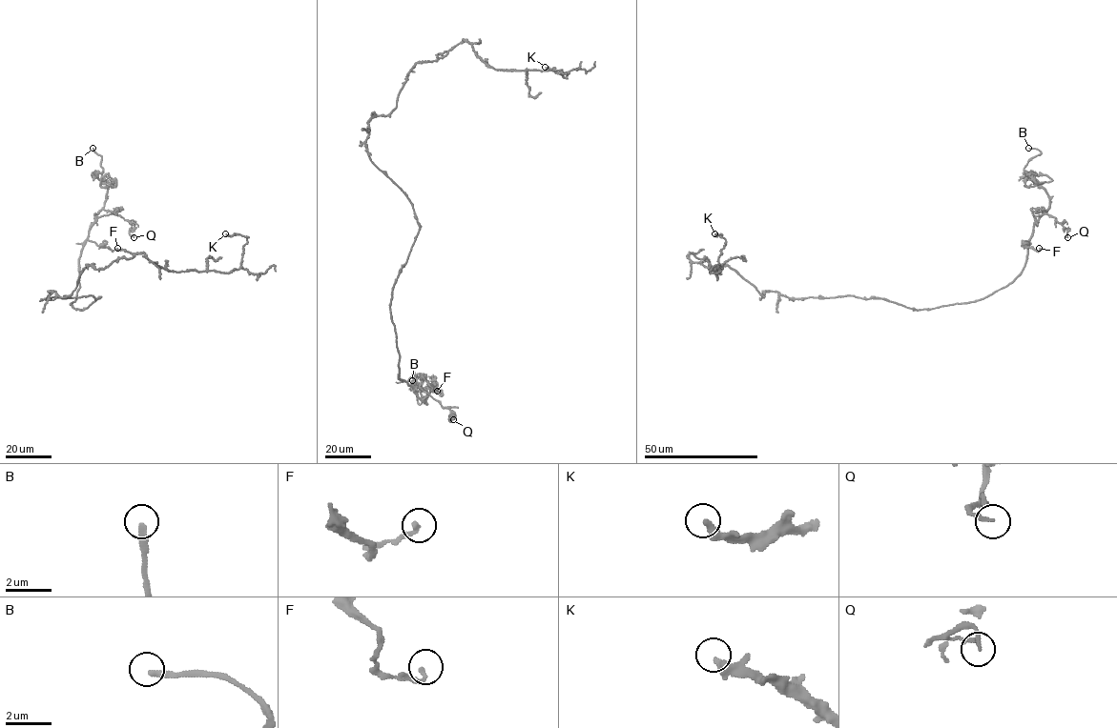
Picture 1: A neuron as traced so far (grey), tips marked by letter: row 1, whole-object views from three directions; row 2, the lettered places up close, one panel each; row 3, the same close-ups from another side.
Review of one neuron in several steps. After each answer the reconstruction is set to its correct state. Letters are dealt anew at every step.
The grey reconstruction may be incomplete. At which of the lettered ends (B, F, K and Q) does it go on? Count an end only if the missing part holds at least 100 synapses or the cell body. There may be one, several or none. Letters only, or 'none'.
B

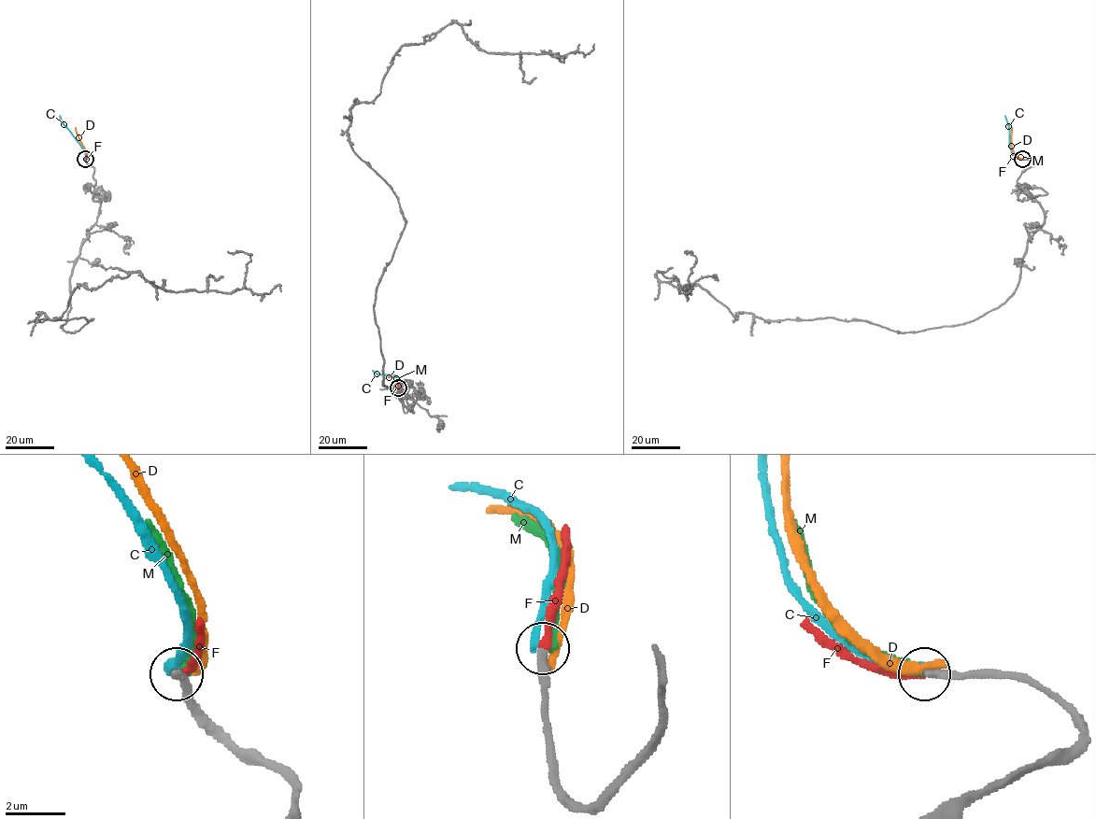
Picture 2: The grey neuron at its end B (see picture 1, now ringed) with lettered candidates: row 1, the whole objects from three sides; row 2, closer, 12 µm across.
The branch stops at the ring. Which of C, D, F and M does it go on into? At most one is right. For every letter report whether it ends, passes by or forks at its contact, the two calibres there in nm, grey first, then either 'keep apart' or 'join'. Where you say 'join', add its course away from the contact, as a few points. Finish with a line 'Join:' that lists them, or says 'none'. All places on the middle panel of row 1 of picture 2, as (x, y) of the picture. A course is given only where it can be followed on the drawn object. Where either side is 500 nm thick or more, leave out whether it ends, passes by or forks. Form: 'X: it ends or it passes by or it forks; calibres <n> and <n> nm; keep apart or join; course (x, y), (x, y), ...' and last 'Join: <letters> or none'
C: it ends; calibres 320 and 260 nm; keep apart
D: it ends; calibres 340 and 280 nm; keep apart
F: it ends; calibres 320 and 280 nm; join
M: it ends; calibres 300 and 320 nm; keep apart
Join: F

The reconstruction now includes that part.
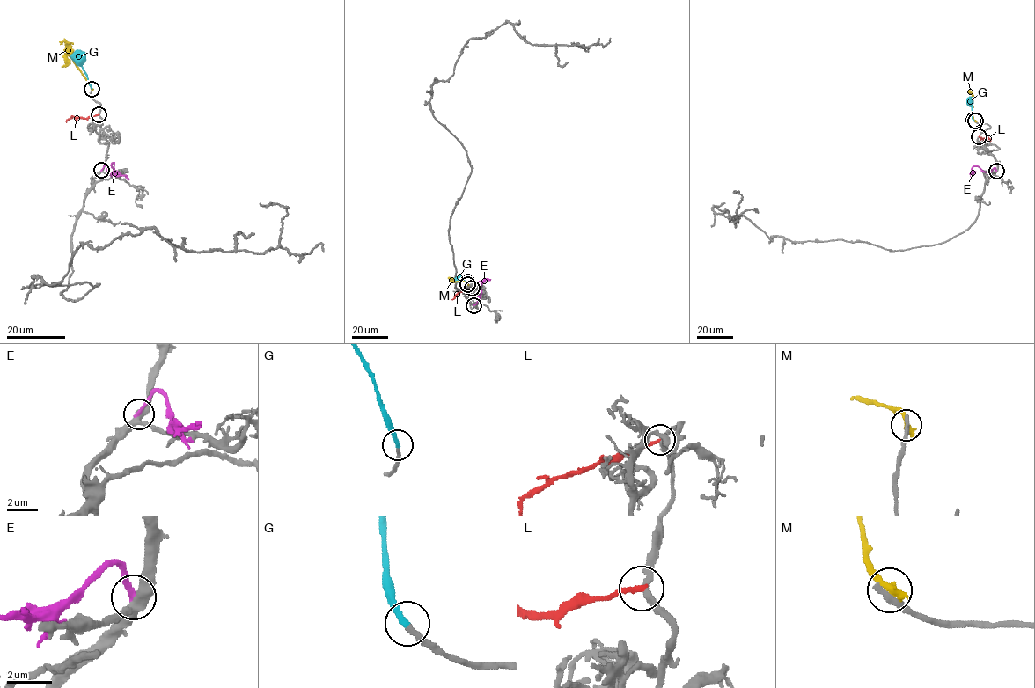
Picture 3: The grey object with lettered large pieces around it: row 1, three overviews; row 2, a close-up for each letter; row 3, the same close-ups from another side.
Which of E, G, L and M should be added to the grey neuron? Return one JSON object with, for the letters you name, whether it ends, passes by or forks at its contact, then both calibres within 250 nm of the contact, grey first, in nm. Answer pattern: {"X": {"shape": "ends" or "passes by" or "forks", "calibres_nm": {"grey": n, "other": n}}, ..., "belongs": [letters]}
{"G": {"shape": "ends", "calibres_nm": {"grey": 240, "other": 280}}, "belongs": ["G"]}

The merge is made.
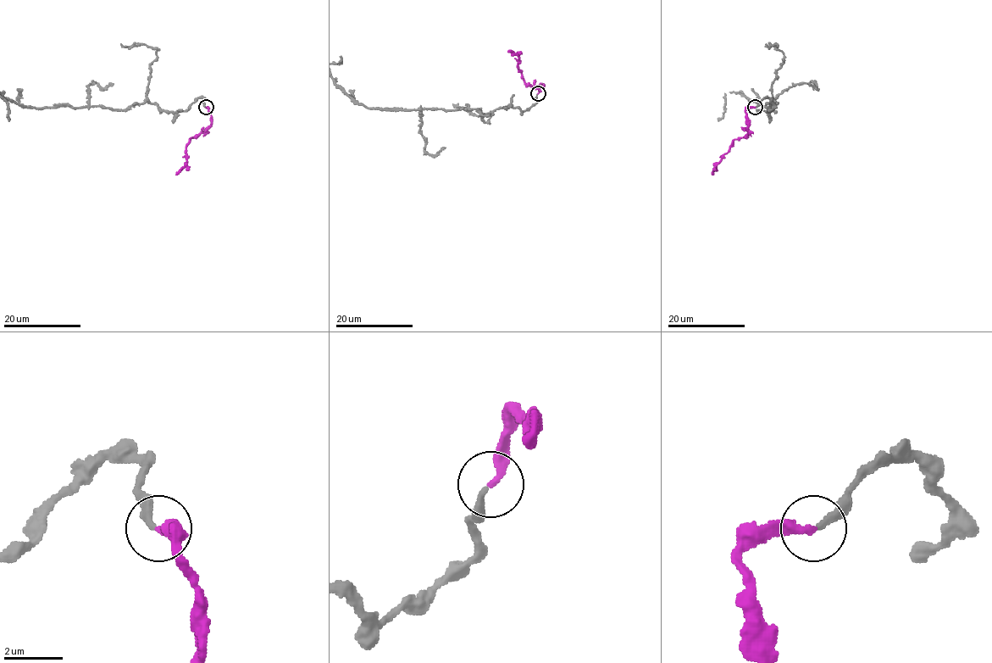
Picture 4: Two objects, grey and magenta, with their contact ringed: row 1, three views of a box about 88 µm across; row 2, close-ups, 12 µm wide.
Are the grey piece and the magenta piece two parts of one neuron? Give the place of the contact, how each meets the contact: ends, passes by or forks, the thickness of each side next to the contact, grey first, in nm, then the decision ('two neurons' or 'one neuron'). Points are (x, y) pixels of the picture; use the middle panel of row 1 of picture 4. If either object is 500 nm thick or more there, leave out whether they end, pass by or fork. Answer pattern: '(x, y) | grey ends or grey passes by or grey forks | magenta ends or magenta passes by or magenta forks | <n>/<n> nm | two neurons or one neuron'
(538, 93) | grey ends | magenta ends | 240/280 nm | one neuron

